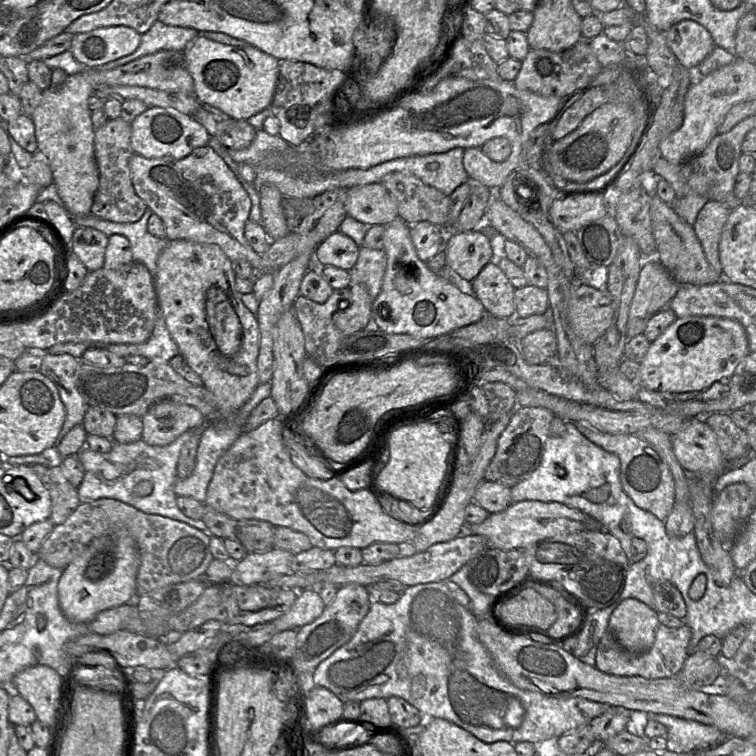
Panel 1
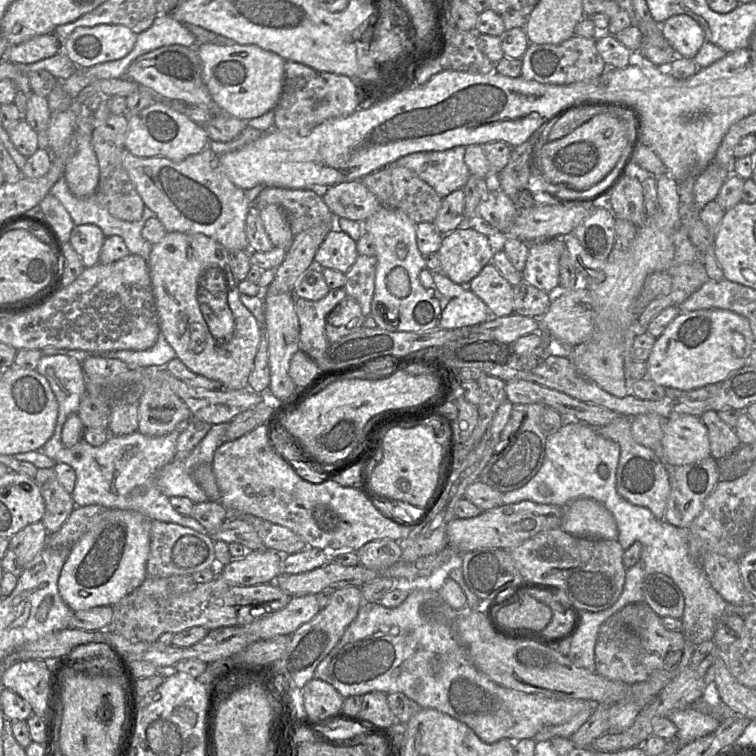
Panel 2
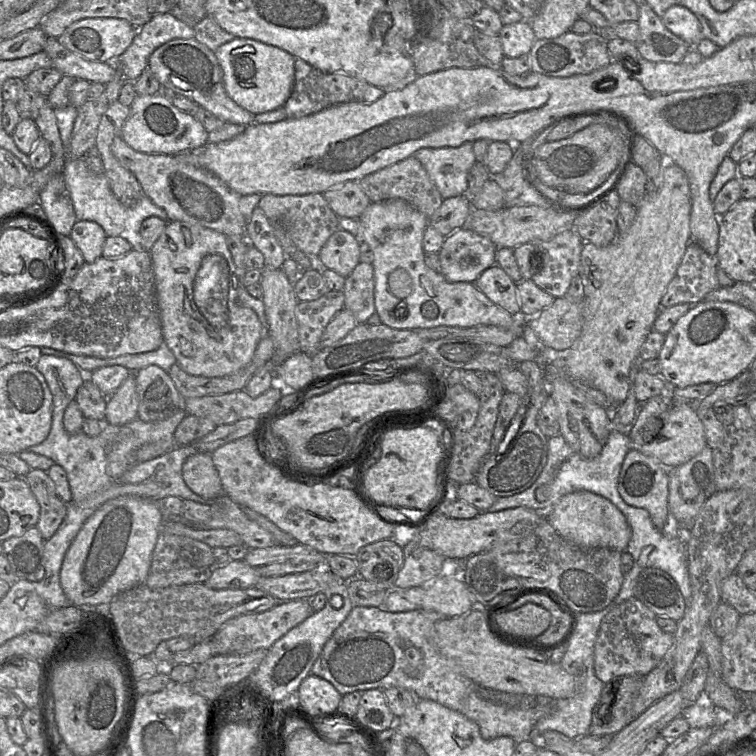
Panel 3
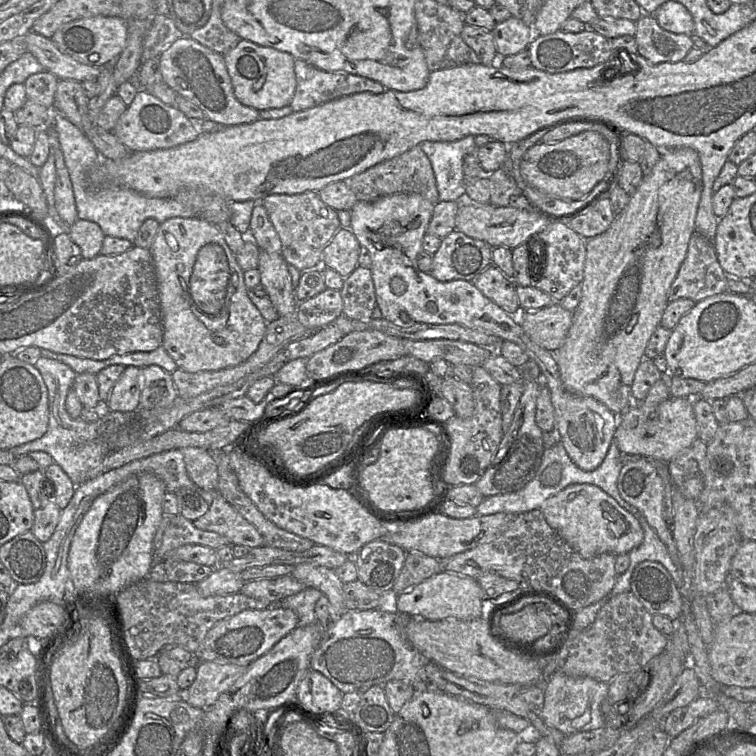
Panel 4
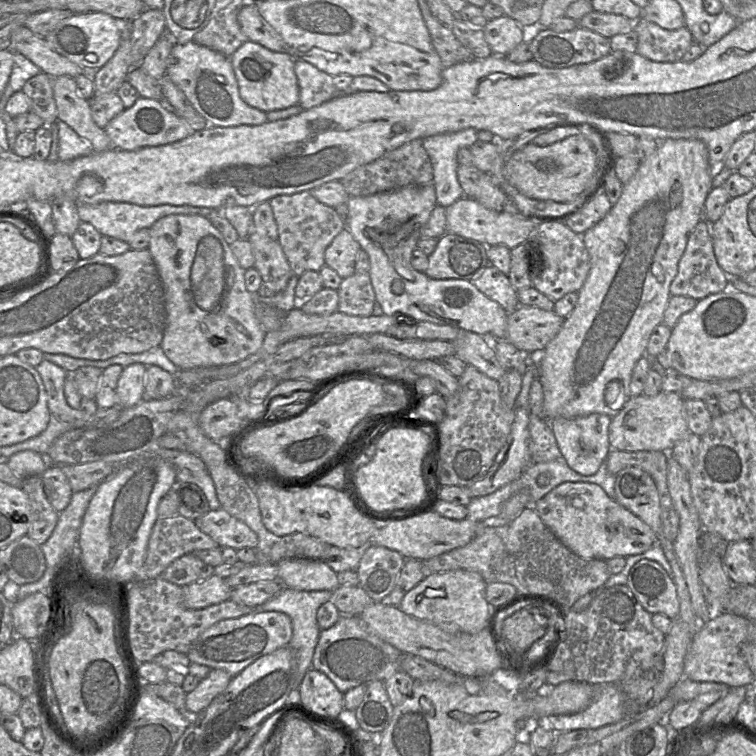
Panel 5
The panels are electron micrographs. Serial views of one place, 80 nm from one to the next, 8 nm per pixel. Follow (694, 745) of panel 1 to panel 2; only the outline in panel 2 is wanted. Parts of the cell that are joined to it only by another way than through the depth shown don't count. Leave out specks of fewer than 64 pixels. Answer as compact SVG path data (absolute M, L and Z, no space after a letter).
M691 707L673 711L668 718L677 727L675 739L683 745L713 733L720 724L720 721L712 716Z

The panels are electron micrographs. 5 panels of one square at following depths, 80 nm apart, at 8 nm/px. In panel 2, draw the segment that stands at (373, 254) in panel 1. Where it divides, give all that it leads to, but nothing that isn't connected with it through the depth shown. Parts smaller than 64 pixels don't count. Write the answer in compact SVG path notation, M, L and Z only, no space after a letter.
M359 254L346 273L346 284L343 287L347 296L354 298L359 303L365 317L369 316L371 312L376 264L376 256Z

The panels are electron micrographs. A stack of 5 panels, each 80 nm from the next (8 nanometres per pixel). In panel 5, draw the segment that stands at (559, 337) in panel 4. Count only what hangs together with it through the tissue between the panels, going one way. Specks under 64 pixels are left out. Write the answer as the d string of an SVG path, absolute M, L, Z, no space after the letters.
M519 305L513 313L508 314L506 341L527 354L543 351L559 332L563 322L564 318L558 316L554 311Z

